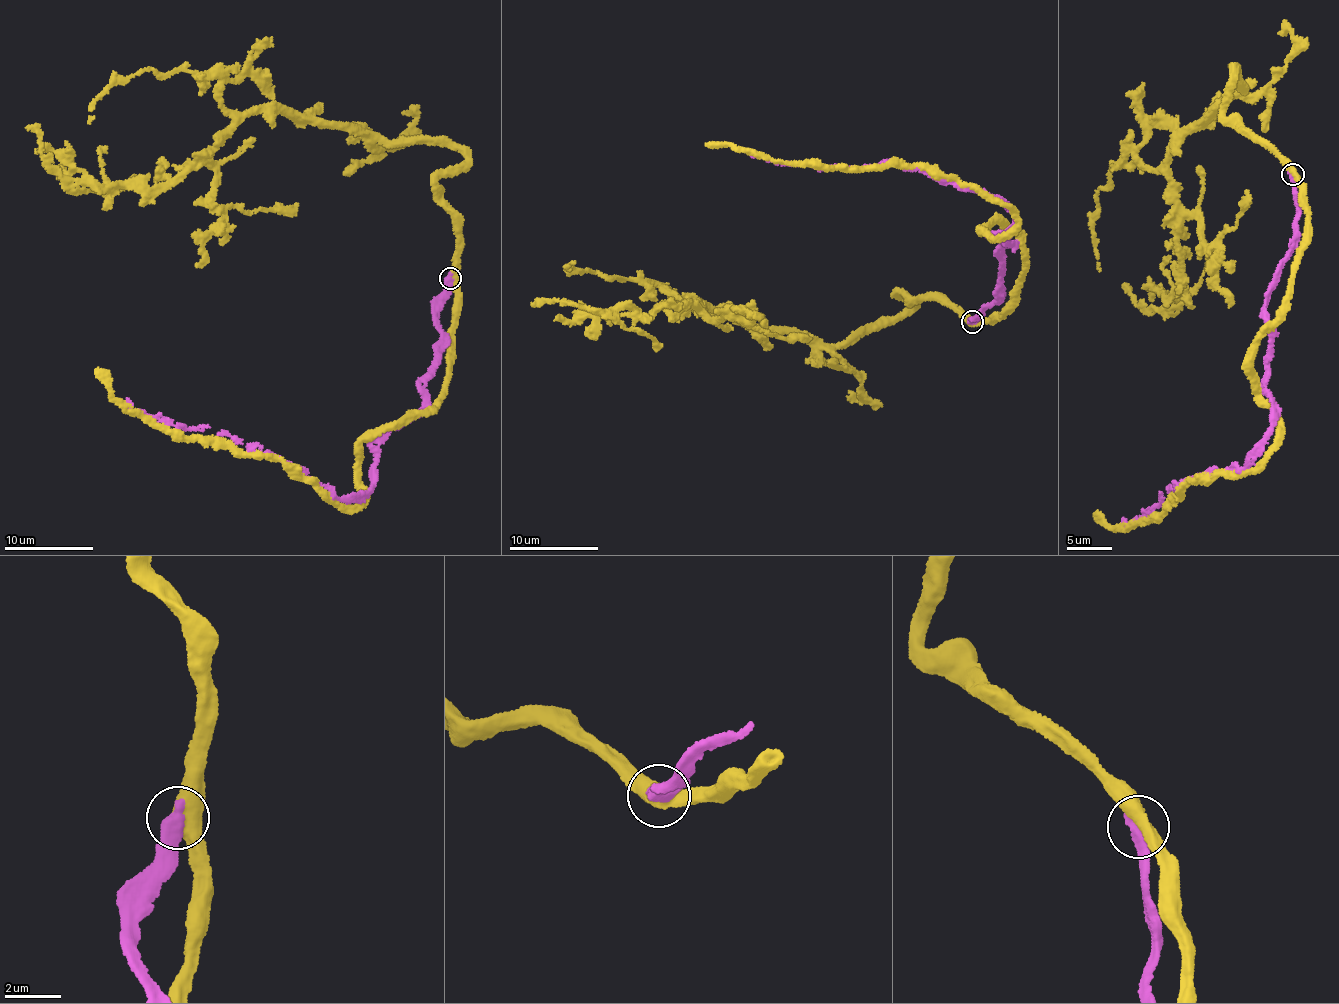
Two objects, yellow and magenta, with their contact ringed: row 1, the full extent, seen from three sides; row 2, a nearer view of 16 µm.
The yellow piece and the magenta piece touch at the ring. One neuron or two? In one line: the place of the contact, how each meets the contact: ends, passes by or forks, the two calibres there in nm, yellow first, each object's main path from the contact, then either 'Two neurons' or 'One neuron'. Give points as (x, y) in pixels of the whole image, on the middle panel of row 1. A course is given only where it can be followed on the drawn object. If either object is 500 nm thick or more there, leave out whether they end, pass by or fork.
Place: (972, 321). Thickness 550 nm (yellow) against 550 nm. Course of yellow: (972, 322), (1004, 312), (1029, 268), (1013, 232), (982, 230), (1017, 225), (1008, 207), (919, 167), (706, 143). Course of magenta: (972, 322), (1001, 296), (1012, 241), (997, 233), (1017, 222), (1001, 201), (896, 161), (822, 168), (749, 154). Two neurons

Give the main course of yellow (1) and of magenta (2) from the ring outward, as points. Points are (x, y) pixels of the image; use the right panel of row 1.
1: (1293, 175), (1306, 248), (1285, 310), (1250, 358), (1278, 442), (1244, 475), (1193, 481), (1128, 531), (1093, 516)
2: (1293, 175), (1296, 247), (1264, 308), (1272, 425), (1253, 461), (1179, 483), (1149, 513), (1122, 518)

